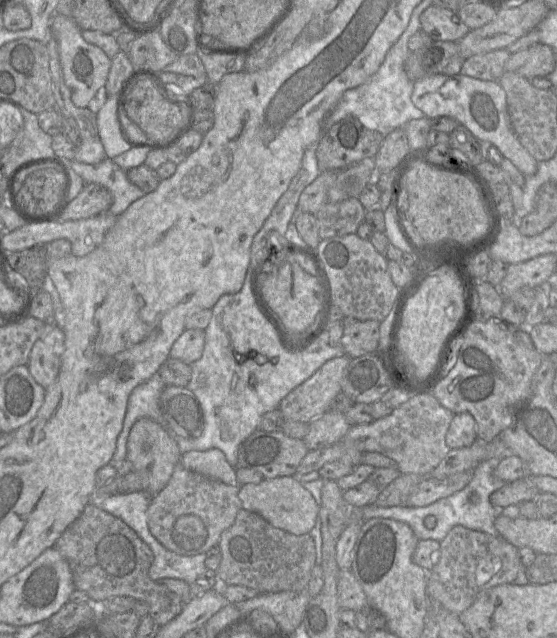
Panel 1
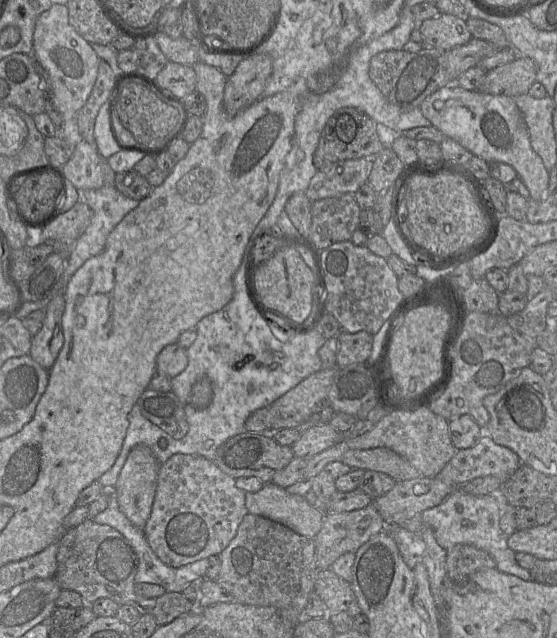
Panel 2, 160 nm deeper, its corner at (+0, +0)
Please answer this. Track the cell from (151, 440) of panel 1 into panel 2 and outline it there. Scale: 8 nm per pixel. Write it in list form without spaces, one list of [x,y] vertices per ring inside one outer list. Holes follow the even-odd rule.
[[[138,445],[128,454],[113,495],[120,511],[136,527],[143,529],[155,498],[160,464],[147,446]]]

